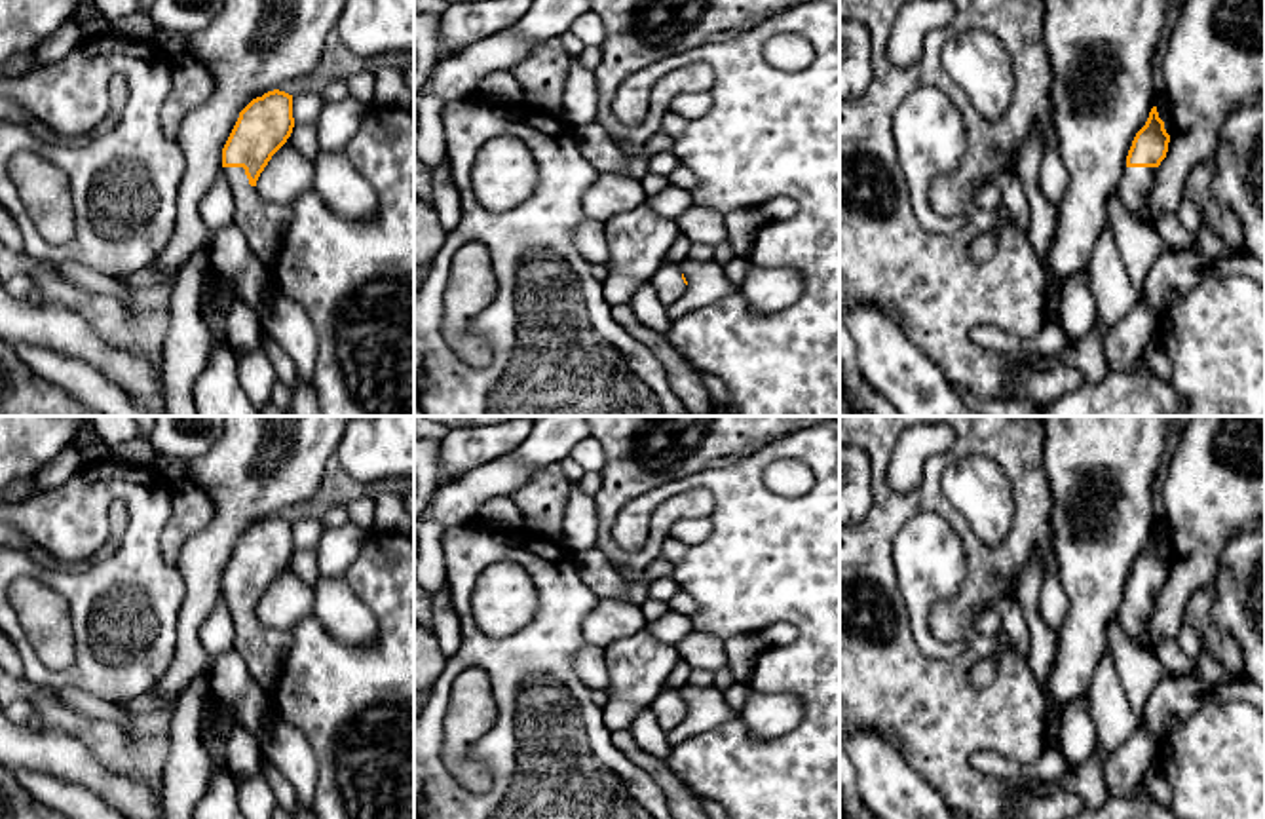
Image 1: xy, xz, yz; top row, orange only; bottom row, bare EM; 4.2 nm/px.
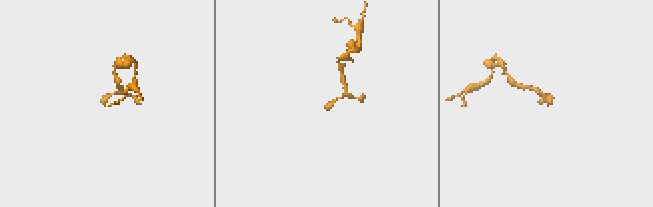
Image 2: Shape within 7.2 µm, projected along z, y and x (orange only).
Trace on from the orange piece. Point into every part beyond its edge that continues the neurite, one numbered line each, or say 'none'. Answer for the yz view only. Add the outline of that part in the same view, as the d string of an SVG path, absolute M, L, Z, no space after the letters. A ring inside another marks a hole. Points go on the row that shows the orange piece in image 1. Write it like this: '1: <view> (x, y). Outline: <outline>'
1: yz (1136, 183). Outline: M1126 167L1124 177L1119 184L1117 198L1128 209L1132 219L1147 224L1149 220L1143 217L1142 207L1149 196L1157 167Z

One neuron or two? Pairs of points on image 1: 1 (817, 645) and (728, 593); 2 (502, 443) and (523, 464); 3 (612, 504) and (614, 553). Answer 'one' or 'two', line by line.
1: one
2: two
3: one

